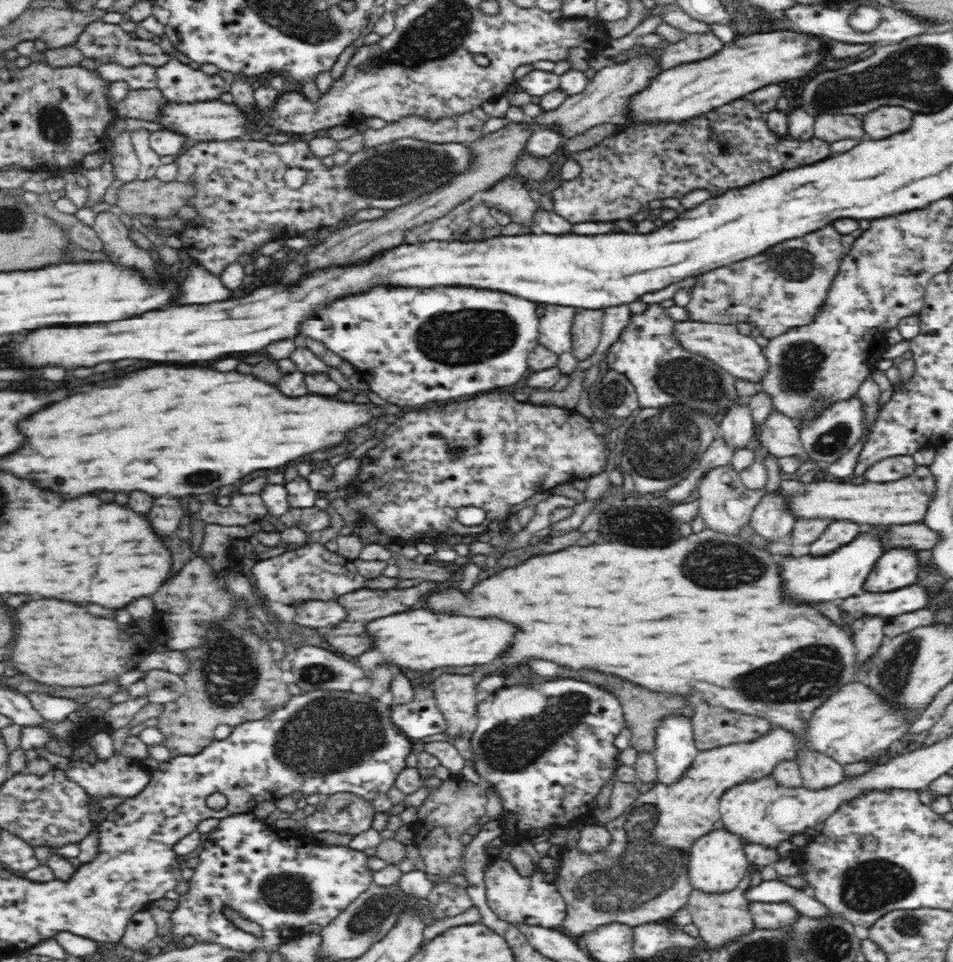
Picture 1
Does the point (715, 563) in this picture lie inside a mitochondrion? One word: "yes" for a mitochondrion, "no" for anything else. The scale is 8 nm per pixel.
yes

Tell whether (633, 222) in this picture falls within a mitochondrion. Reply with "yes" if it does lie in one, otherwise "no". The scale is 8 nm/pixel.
no

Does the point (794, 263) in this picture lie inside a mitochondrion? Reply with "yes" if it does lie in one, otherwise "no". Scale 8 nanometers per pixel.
yes

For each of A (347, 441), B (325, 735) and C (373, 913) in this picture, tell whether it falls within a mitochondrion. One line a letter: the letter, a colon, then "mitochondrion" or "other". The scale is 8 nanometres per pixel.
A: other
B: mitochondrion
C: mitochondrion

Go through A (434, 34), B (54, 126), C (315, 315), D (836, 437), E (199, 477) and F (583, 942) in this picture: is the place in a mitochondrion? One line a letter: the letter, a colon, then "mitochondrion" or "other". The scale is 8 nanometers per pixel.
A: mitochondrion
B: mitochondrion
C: other
D: mitochondrion
E: mitochondrion
F: other

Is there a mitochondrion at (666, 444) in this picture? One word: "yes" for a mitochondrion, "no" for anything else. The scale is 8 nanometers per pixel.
yes

